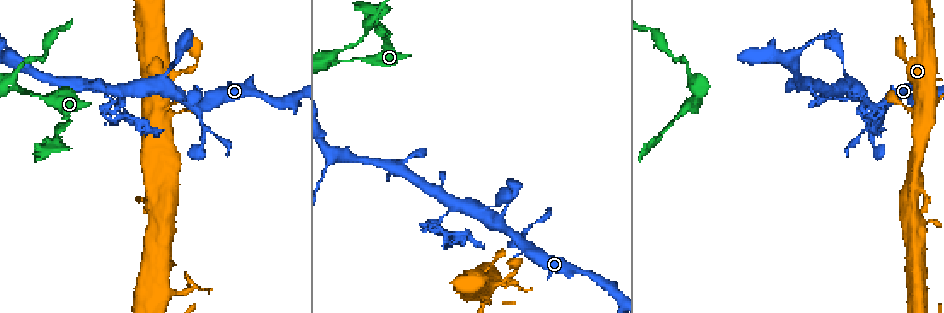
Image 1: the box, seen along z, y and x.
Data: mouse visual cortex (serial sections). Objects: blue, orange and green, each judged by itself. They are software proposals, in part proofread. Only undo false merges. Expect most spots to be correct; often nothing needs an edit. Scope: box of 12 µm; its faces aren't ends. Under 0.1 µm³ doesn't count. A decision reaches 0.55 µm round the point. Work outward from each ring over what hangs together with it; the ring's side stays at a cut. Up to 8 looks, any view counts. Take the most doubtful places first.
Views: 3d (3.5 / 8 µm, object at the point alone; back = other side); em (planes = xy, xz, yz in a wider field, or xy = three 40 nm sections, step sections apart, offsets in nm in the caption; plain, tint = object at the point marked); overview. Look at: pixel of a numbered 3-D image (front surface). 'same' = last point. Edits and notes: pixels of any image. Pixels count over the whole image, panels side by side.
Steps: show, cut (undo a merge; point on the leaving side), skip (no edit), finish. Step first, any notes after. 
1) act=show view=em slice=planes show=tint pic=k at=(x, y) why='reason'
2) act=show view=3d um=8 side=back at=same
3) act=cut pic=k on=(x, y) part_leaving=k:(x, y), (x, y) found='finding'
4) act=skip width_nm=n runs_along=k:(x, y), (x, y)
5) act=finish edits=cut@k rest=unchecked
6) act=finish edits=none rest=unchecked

act=show view=em slice=xy step=2 show=tint pic=1 at=(335, 60) why='two arms at a narrow angle'

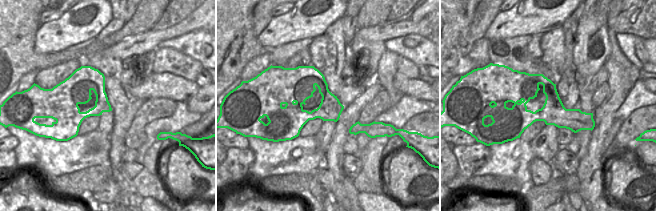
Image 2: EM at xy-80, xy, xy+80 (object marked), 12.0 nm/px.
act=show view=3d um=3.5 side=back at=same

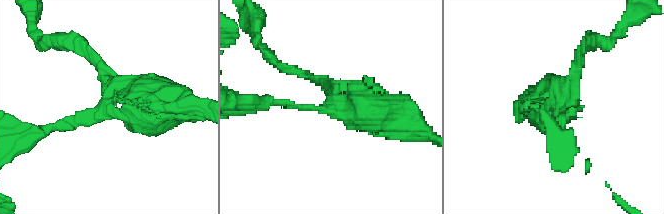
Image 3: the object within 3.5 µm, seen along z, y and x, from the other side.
act=skip runs_along=3:(42, 134), (106, 106), (94, 57) found='continuous, no second cell'

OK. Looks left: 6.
act=show view=3d um=8 pic=1 at=(518, 239)

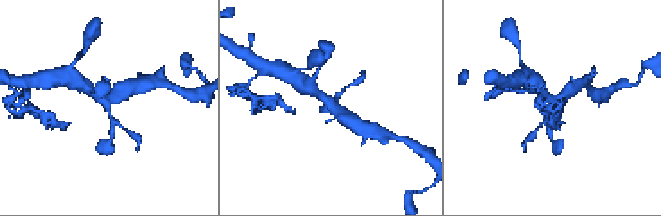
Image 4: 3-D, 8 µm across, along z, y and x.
act=show view=3d um=3.5 pic=4 at=(107, 101)

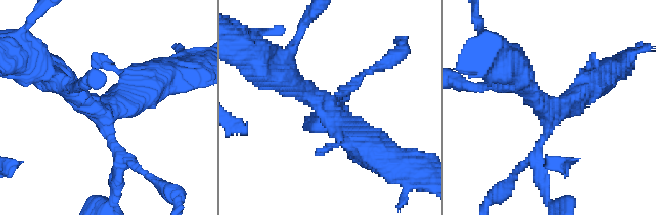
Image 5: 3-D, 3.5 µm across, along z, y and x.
act=show view=em slice=xy step=1 show=tint pic=5 at=(331, 108) arms=3 arm_widths_nm=150,350,400

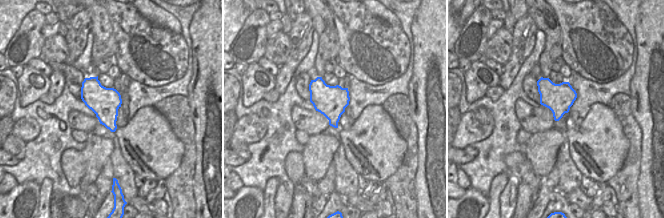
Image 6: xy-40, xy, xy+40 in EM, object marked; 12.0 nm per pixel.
act=skip width_nm=380 runs_along=5:(372, 150), (326, 106), (280, 75) found='one cell here'

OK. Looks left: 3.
act=show view=3d um=3.5 pic=1 at=(869, 119) why='abrupt turn'

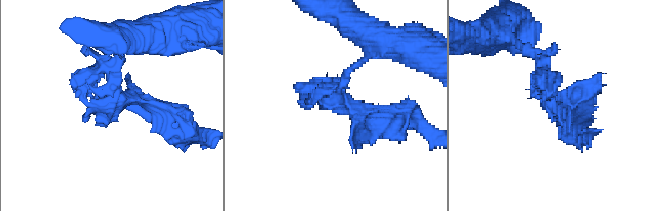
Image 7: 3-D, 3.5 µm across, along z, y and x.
act=show view=em slice=xy step=5 show=tint pic=7 at=(120, 101) why='need the tissue'

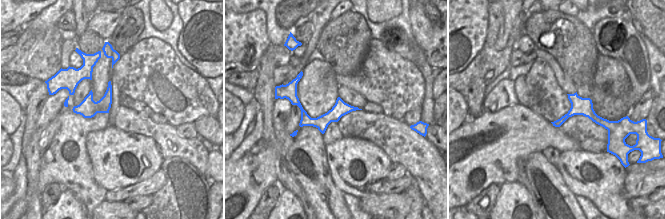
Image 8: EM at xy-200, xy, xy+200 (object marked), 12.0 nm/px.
act=skip found='continuous, no second cell'

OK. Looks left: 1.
act=finish edits=none rest=unchecked

